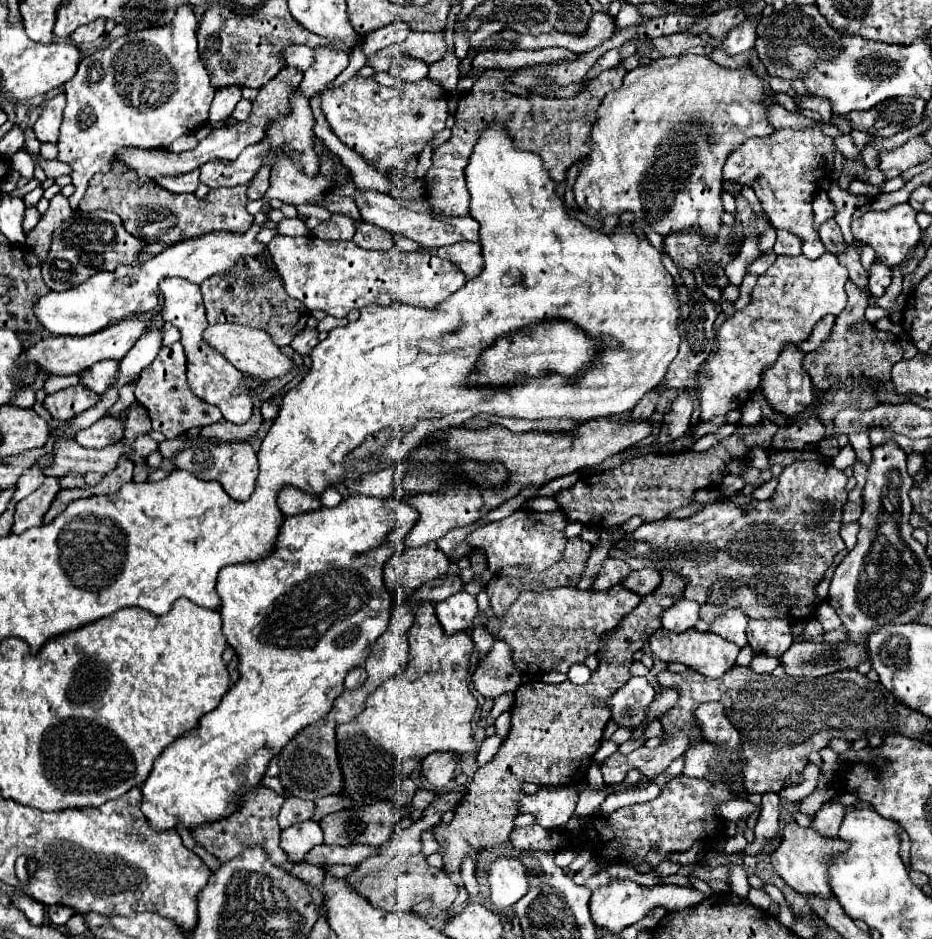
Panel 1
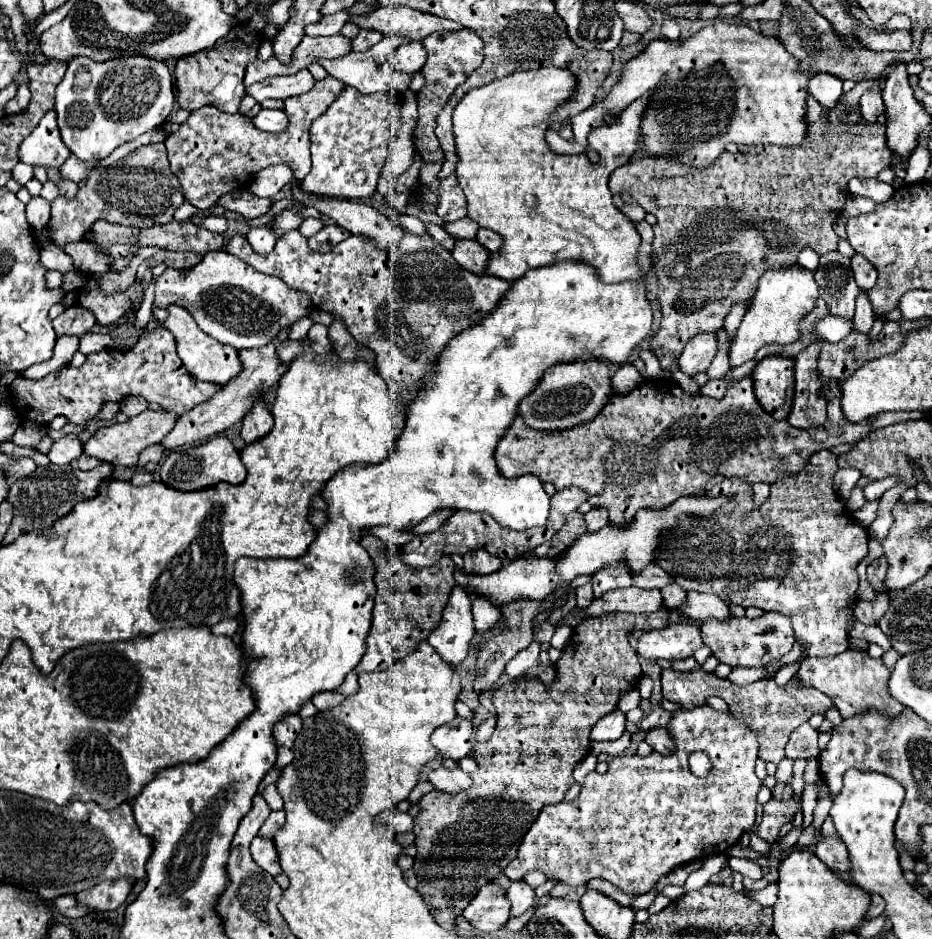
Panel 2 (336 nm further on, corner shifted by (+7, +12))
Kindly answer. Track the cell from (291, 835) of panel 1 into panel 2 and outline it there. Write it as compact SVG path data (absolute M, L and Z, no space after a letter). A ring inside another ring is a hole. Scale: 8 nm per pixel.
M256 837L252 841L252 859L266 871L270 873L272 877L280 875L280 865L278 865L278 855L276 855L276 849L274 849L274 843L268 841L268 839L262 839L262 837Z

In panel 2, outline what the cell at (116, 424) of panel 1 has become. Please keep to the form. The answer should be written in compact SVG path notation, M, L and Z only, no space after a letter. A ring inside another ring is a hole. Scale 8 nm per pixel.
M76 435L62 437L48 451L48 459L54 465L68 465L72 459L78 459L80 455L82 455L82 443Z

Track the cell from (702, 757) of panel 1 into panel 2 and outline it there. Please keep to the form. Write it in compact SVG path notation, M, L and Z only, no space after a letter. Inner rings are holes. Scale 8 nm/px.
M654 727L646 733L646 739L644 739L654 751L658 753L672 753L674 751L674 743L670 739L670 733L664 729L664 727Z

